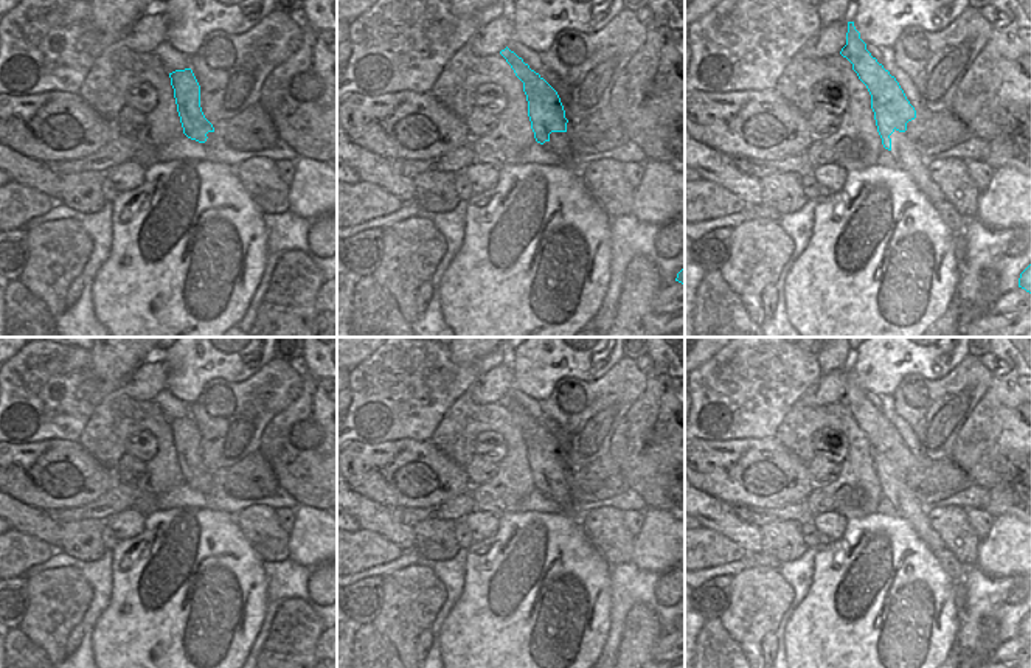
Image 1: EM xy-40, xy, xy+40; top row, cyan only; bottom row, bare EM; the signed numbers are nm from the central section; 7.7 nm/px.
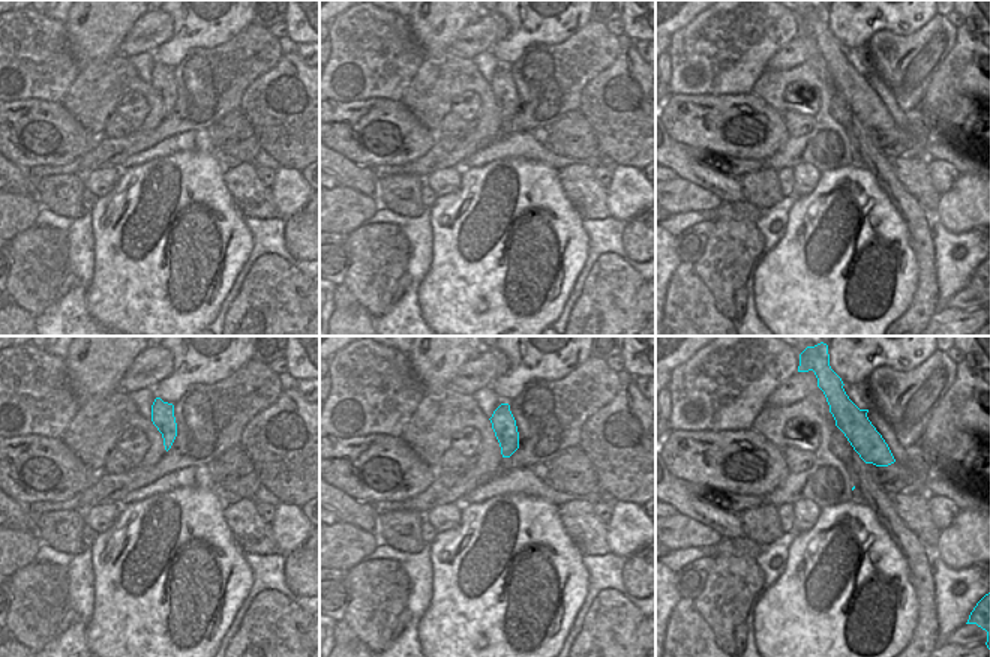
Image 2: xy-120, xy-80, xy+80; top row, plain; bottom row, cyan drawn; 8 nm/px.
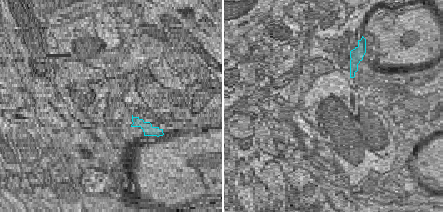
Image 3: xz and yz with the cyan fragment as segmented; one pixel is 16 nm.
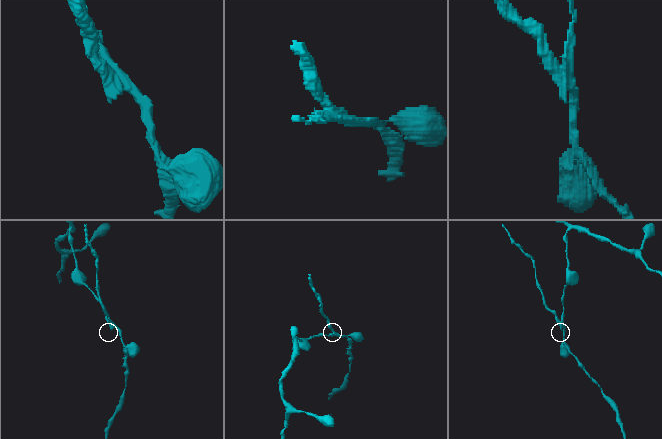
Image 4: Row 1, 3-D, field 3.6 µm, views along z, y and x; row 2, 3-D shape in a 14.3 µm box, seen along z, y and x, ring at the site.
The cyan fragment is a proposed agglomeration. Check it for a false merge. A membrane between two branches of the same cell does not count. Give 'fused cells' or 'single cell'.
fused cells

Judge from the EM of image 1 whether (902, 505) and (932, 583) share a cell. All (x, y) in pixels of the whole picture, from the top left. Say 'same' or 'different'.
different

